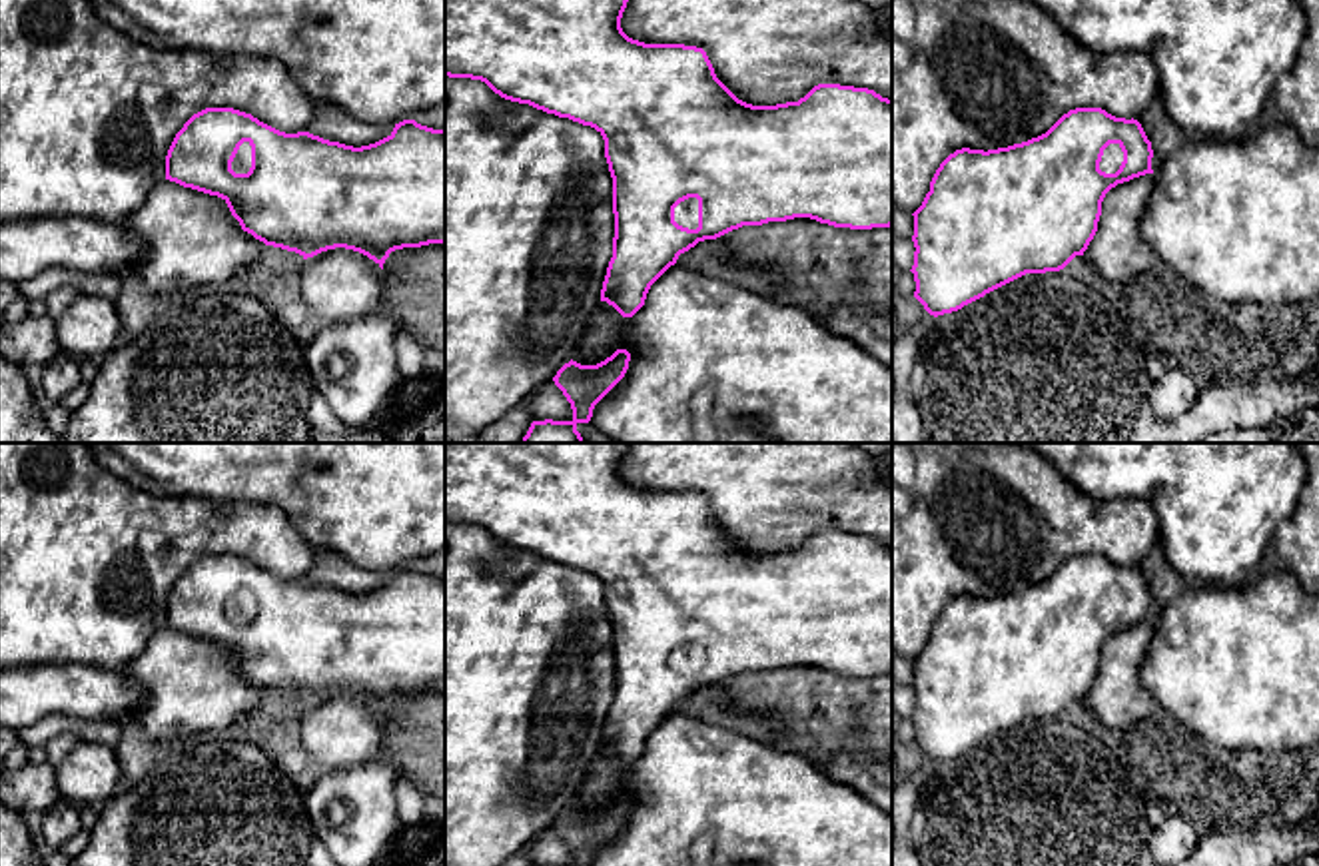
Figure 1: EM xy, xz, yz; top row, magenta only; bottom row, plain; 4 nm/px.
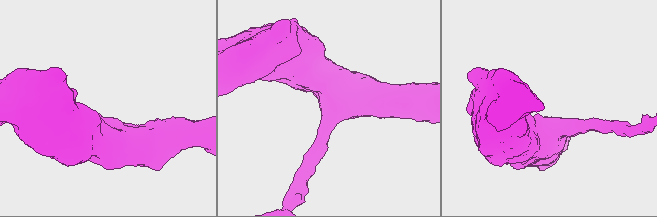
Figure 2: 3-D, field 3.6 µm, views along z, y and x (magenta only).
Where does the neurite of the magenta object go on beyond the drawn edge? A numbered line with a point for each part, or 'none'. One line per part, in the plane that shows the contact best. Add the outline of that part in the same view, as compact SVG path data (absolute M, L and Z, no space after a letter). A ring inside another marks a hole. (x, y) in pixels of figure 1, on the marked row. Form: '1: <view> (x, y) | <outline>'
1: xz (687, 212) | M688 198L674 208L674 221L682 227L698 227L698 200Z

